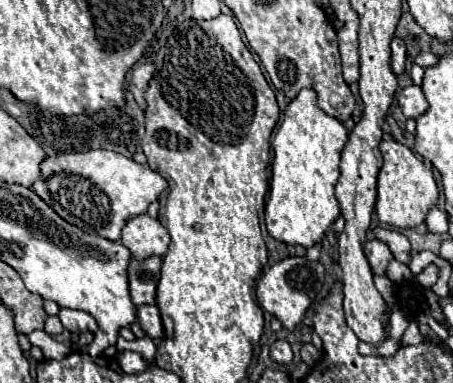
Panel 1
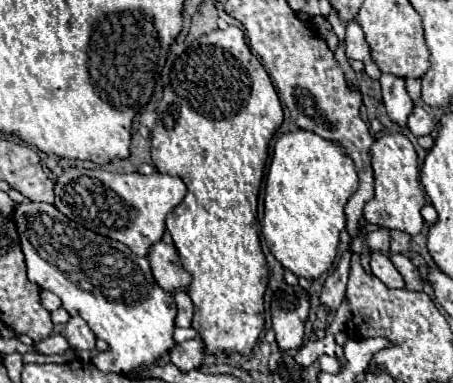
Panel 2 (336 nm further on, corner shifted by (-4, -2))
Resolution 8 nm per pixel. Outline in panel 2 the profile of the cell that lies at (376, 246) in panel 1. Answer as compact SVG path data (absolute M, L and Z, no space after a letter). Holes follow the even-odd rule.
M373 252L371 254L371 272L387 286L387 288L403 288L405 280L403 276L397 272L397 268L391 264L391 260L381 254L381 252Z

